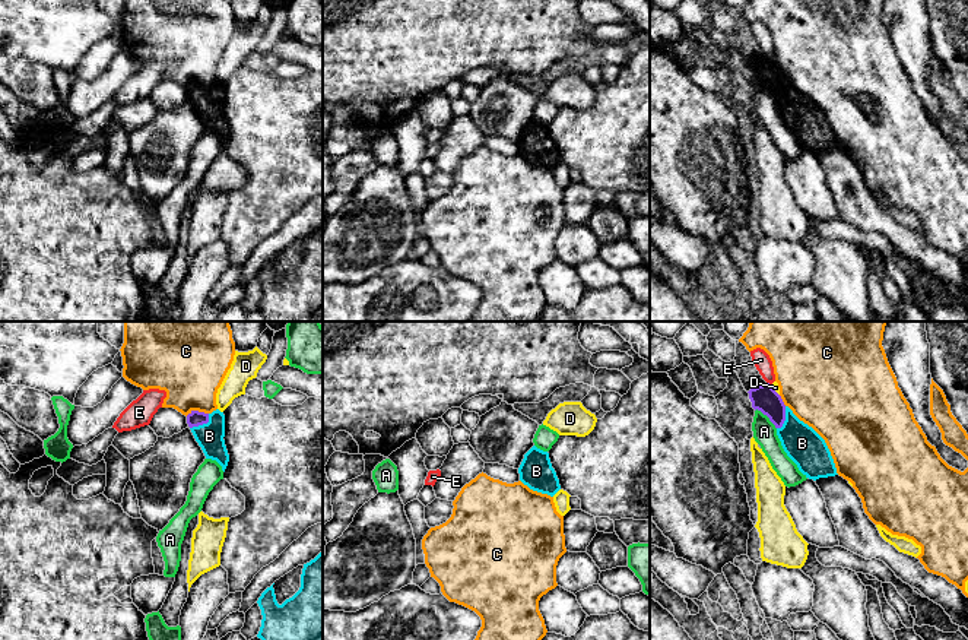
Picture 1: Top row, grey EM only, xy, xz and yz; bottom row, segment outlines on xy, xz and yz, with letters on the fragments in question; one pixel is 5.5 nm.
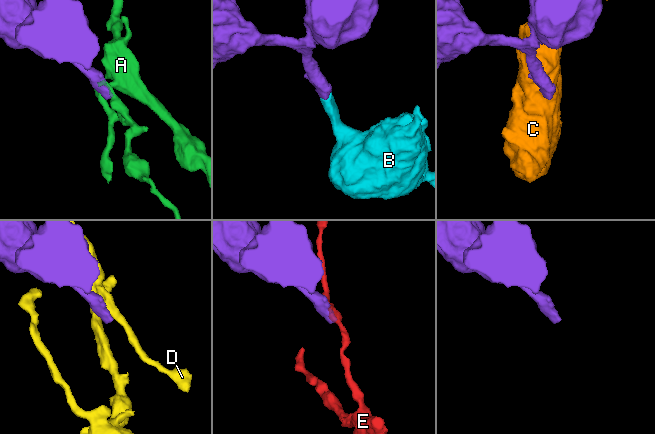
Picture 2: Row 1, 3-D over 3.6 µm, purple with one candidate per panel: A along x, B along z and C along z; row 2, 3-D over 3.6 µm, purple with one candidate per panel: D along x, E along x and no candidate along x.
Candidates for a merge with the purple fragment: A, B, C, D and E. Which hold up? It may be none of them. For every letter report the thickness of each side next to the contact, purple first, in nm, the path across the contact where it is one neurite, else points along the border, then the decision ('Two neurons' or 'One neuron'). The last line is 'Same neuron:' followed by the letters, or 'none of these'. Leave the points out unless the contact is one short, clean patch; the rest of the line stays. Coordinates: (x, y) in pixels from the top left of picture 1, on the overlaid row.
A: Thickness 150 nm (purple) against 130 nm. Boundary: yz (757, 408), (776, 428). Two neurons
B: Thickness 90 nm (purple) against 150 nm. Path across: xy (196, 418), (202, 424), (209, 431), (209, 436). One neuron
C: Thickness 90 nm (purple) against 380 nm. Two neurons
D: Thickness 150 nm (purple) against 40 nm. Boundary: yz (771, 385), (778, 395). Two neurons
E: Thickness 150 nm (purple) against 90 nm. Boundary: yz (767, 382), (771, 385). Two neurons
Same neuron: B

